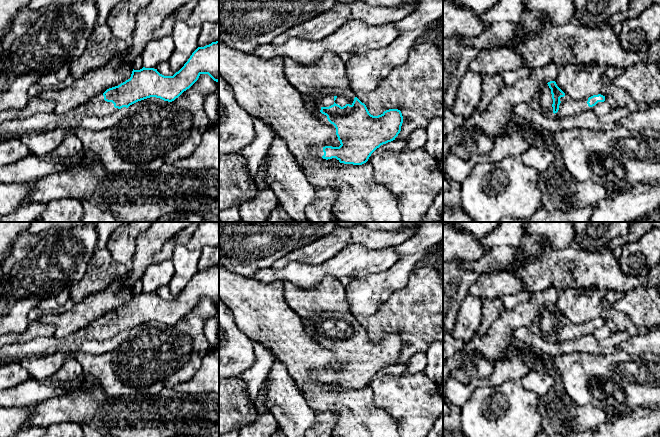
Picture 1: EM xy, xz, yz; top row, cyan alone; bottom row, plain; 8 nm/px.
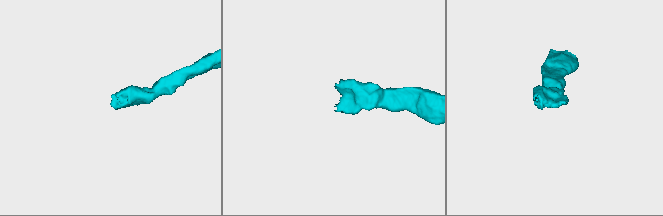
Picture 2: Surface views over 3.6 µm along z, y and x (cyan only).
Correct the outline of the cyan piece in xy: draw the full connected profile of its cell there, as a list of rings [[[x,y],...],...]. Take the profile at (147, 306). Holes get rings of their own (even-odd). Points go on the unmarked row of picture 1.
[[[219,264],[198,271],[173,300],[164,300],[154,292],[133,293],[128,304],[94,320],[69,339],[39,337],[9,344],[0,348],[0,360],[19,362],[28,357],[51,355],[66,347],[76,347],[84,341],[113,338],[150,321],[172,326],[189,313],[201,298],[208,298],[214,305],[219,305]]]

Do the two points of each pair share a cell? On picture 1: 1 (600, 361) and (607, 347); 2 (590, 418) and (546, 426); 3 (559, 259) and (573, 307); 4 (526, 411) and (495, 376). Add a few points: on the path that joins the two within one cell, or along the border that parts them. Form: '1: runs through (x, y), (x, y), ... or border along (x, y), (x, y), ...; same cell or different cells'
1: border along (619, 346), (605, 353), (581, 352); different cells
2: runs through (579, 417), (557, 417); same cell
3: border along (591, 286), (586, 288), (560, 288), (558, 290); different cells
4: border along (519, 382), (507, 380), (498, 385), (490, 385); different cells

